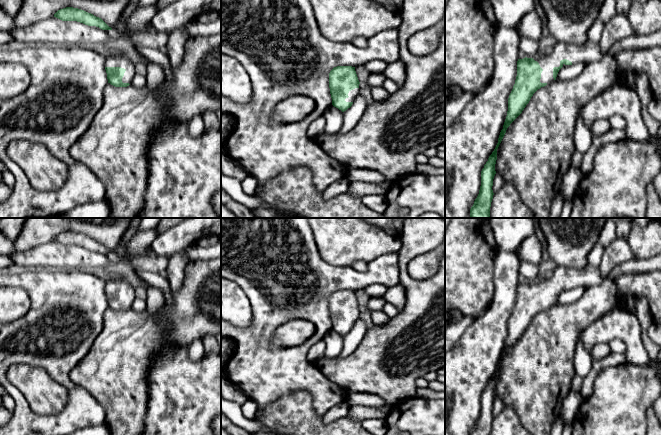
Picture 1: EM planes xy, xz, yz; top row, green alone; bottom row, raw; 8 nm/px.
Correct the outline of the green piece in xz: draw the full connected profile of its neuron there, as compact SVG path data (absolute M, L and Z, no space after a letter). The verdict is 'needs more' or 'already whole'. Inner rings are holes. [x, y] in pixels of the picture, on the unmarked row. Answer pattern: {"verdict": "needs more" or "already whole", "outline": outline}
{"verdict": "needs more", "outline": "M334 291L329 297L332 329L342 336L350 332L359 318L359 308L355 291Z"}

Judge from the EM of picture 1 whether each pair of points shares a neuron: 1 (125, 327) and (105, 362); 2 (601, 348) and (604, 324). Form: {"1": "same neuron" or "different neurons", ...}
{"1": "same neuron", "2": "different neurons"}

